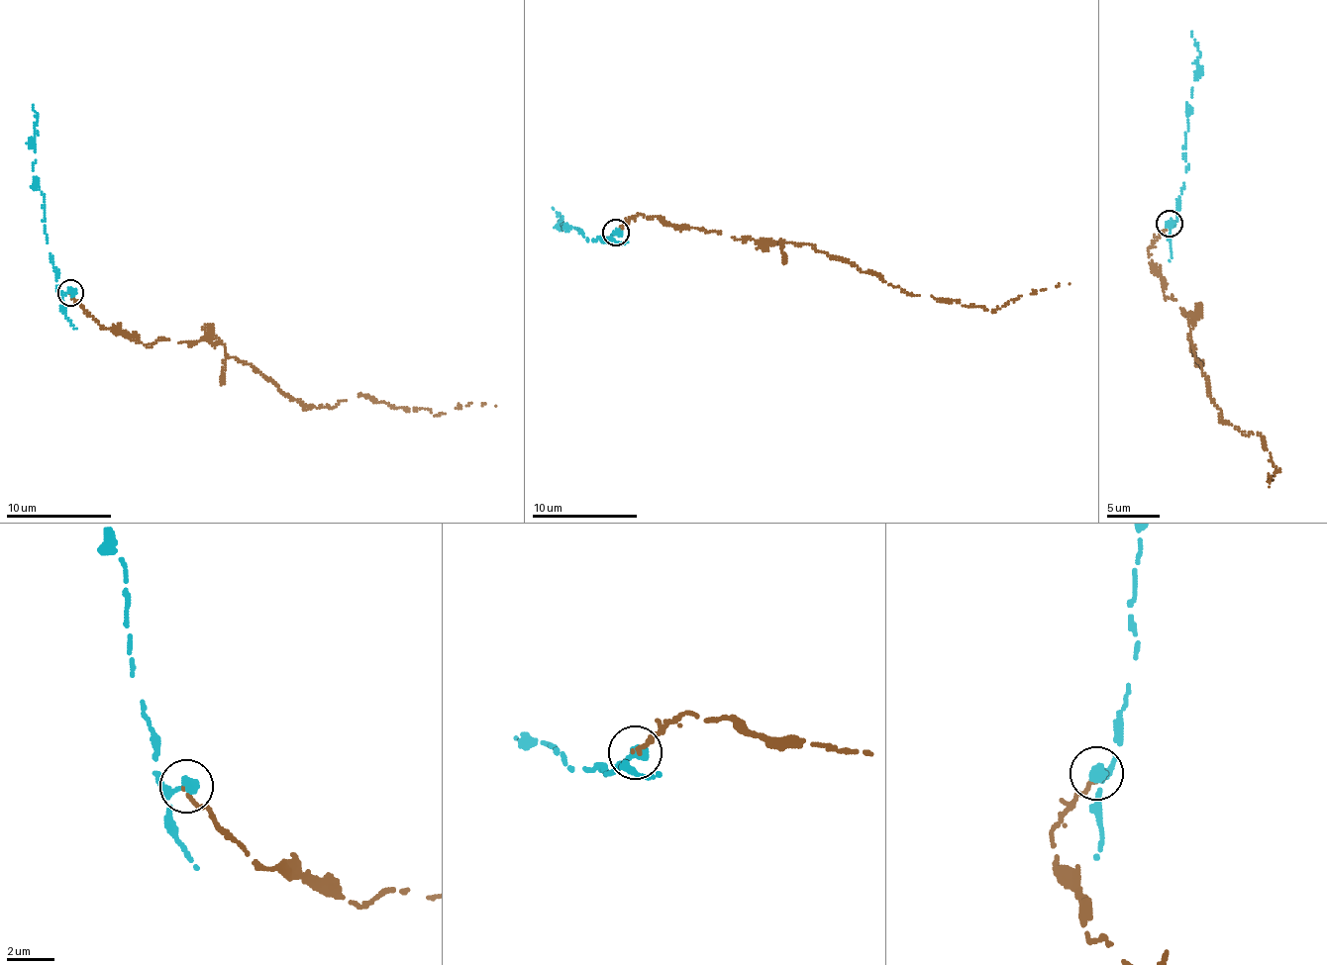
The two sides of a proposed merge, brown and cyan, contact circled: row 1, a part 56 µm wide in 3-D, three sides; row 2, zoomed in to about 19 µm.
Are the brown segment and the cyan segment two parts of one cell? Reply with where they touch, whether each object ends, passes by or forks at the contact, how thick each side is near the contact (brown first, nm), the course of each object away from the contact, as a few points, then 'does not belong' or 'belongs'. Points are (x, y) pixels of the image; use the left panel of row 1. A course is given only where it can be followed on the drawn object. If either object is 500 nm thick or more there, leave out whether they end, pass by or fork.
place (70, 292); brown ends; cyan passes by; calibres 220 and 320 nm; course brown (71, 293), (106, 329), (144, 344), (214, 338), (317, 408), (368, 395), (434, 416), (495, 406); course cyan (71, 293), (56, 286), (56, 270), (50, 258), (44, 194), (34, 177), (37, 113), (33, 105); does not belong

